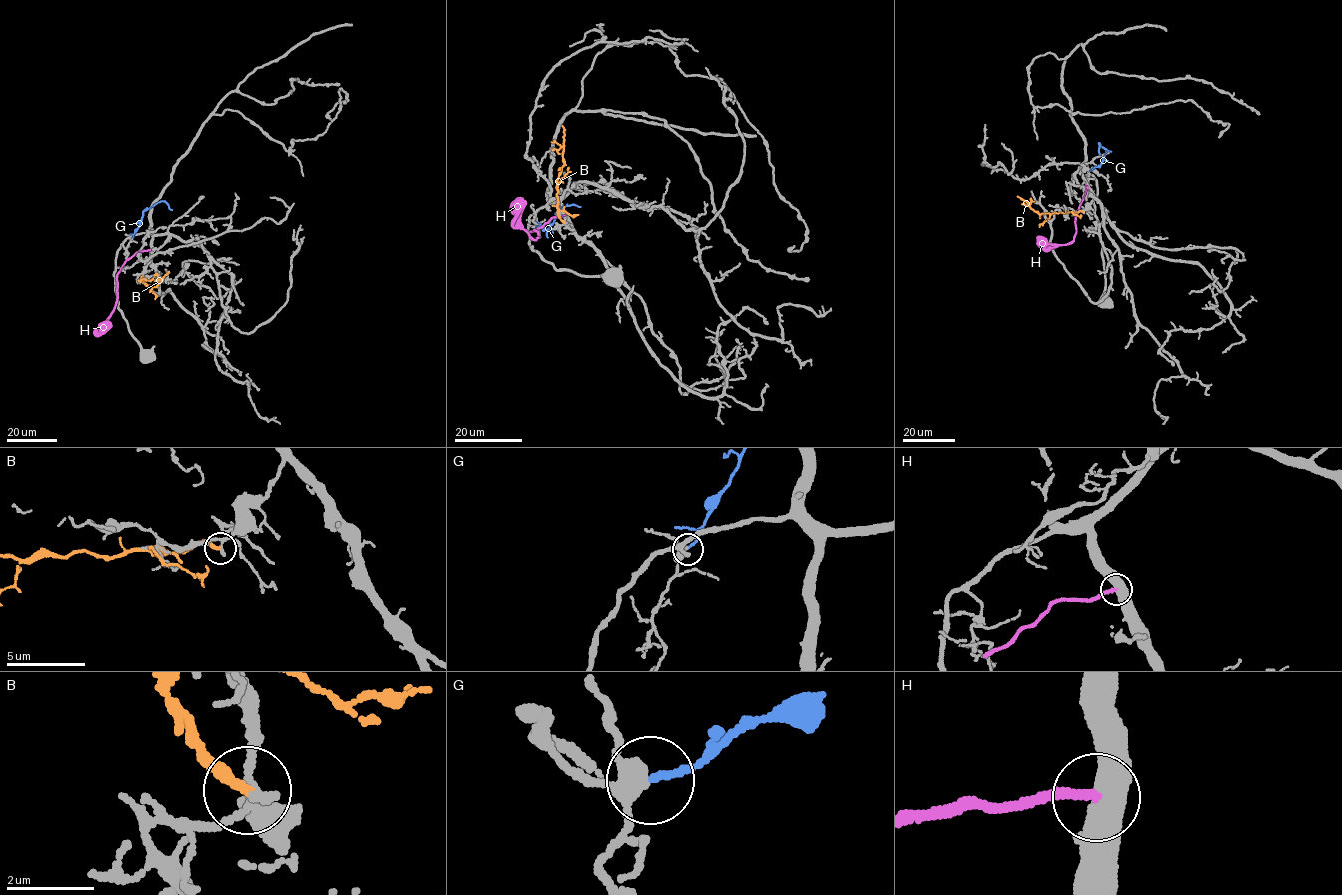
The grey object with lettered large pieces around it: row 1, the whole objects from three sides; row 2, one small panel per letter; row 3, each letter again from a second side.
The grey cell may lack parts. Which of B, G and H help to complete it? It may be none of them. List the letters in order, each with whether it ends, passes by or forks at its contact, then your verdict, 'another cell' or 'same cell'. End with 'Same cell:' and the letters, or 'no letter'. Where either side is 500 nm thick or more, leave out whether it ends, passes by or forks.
B: it ends; another cell
G: it ends; same cell
H: another cell
Same cell: G

